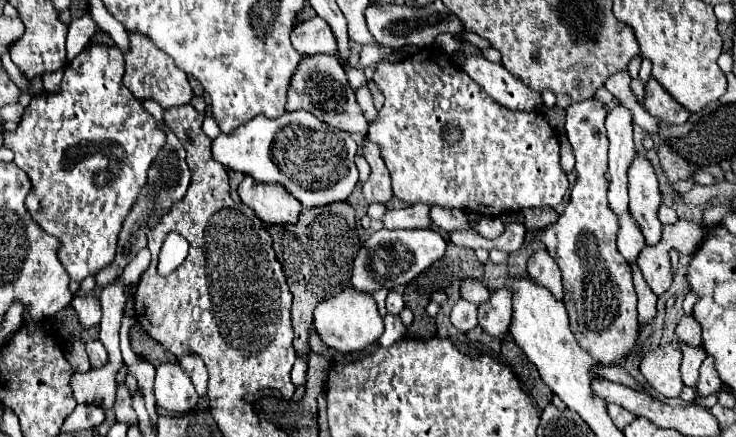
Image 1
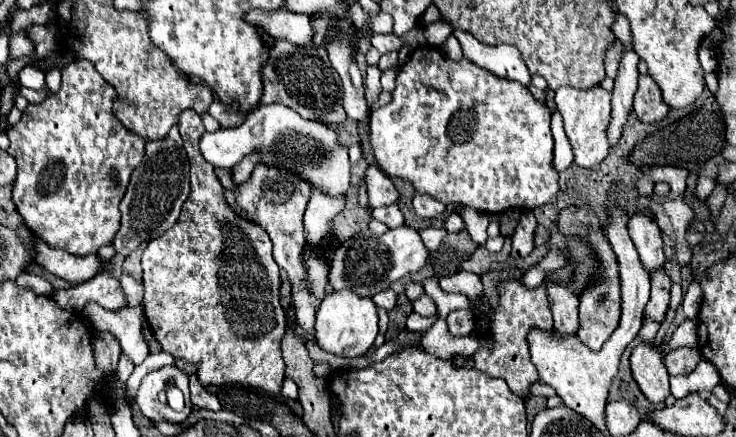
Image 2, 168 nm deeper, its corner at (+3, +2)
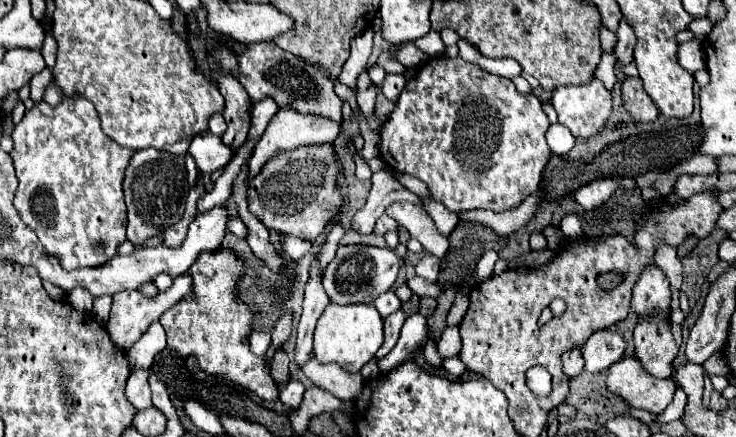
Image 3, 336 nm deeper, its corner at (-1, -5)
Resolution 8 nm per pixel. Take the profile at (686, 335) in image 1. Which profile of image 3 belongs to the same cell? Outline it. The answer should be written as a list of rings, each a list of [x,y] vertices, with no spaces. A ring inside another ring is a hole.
[[[624,356],[620,362],[616,362],[610,368],[606,384],[632,408],[642,408],[654,414],[664,412],[676,390],[674,380],[654,378],[644,370],[636,356]]]

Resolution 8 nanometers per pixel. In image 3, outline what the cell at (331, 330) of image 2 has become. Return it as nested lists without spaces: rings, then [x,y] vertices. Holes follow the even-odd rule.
[[[330,304],[324,314],[320,316],[314,332],[314,356],[320,362],[336,362],[346,372],[360,372],[360,368],[376,356],[378,348],[382,346],[382,316],[370,304],[348,304],[338,306]]]

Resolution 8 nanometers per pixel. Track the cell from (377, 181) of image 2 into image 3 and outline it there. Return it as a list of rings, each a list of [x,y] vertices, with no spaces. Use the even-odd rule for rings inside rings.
[[[390,204],[386,208],[386,214],[392,216],[400,226],[404,226],[412,238],[416,238],[426,252],[442,258],[448,250],[448,238],[442,236],[434,220],[428,216],[428,212],[414,204]]]

